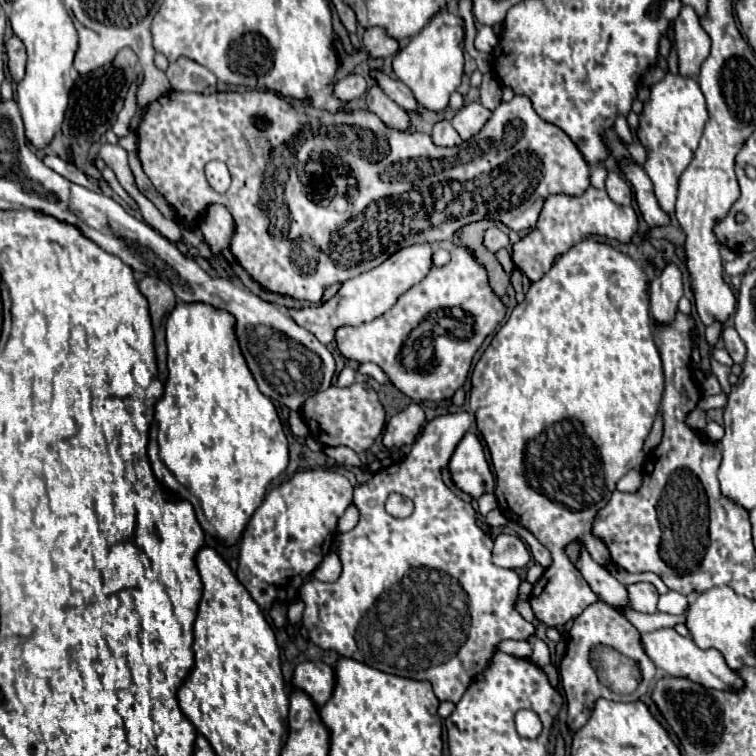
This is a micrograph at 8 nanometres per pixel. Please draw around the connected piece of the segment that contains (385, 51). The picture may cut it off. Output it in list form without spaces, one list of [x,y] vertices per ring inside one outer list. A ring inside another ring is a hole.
[[[367,28],[363,34],[363,46],[365,46],[365,52],[369,54],[369,58],[395,56],[399,50],[397,40],[387,36],[385,30],[381,30],[381,28]]]

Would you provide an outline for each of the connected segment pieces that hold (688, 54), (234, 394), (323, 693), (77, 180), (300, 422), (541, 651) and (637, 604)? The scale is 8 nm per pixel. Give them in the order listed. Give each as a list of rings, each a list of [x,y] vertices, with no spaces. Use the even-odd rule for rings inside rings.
[[[683,6],[675,18],[675,46],[679,56],[679,74],[697,78],[703,60],[709,56],[709,36],[701,28],[699,16],[691,6]]]
[[[199,302],[197,304],[177,304],[175,310],[167,318],[165,337],[168,378],[165,383],[165,392],[159,398],[159,402],[155,404],[155,418],[153,418],[151,432],[149,432],[147,456],[149,456],[149,462],[151,462],[153,474],[159,480],[159,484],[163,484],[165,492],[171,494],[171,496],[177,496],[181,500],[191,502],[201,528],[205,532],[209,532],[211,536],[215,536],[217,540],[223,540],[227,546],[231,546],[241,538],[241,532],[249,524],[255,508],[259,508],[259,504],[263,502],[269,482],[287,468],[287,460],[289,460],[287,458],[287,438],[285,438],[285,432],[283,432],[283,426],[281,426],[281,420],[277,416],[277,410],[275,410],[273,402],[259,392],[259,388],[257,388],[257,384],[255,384],[255,380],[253,380],[253,376],[251,376],[251,372],[249,372],[249,368],[245,364],[245,358],[243,358],[243,354],[239,350],[239,344],[237,344],[237,338],[235,338],[235,318],[229,312],[217,310],[217,308],[209,306],[209,304],[199,304]]]
[[[301,662],[293,674],[293,686],[303,688],[317,706],[323,706],[335,688],[335,670],[321,662]]]
[[[45,156],[42,161],[47,167],[55,170],[55,172],[61,174],[61,176],[67,178],[69,181],[85,188],[89,188],[94,192],[101,193],[100,188],[91,184],[91,181],[87,178],[87,176],[74,164],[54,156]]]
[[[299,412],[289,414],[289,428],[291,428],[293,436],[299,436],[299,438],[307,438],[307,434],[309,434],[307,424],[305,424],[305,420],[303,420],[303,416]]]
[[[531,636],[531,638],[527,638],[527,642],[533,646],[533,654],[531,654],[531,660],[539,666],[539,668],[543,668],[543,666],[547,666],[549,662],[551,662],[551,658],[549,658],[549,648],[543,648],[545,644],[537,638],[537,636]]]
[[[631,584],[627,586],[629,590],[629,600],[633,610],[643,612],[643,614],[655,614],[657,612],[657,598],[659,592],[653,584]]]

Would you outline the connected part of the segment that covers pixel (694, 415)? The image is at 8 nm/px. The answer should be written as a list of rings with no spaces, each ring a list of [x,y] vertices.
[[[695,409],[687,416],[687,425],[695,430],[702,430],[706,427],[706,413],[703,410]]]

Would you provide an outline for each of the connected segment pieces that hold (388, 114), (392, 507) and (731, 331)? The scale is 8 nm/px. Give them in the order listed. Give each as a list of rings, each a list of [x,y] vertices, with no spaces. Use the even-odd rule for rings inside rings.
[[[373,84],[367,92],[367,106],[387,126],[391,126],[395,130],[401,130],[401,132],[409,128],[409,114],[401,106],[397,106],[377,84]]]
[[[392,493],[387,502],[385,502],[385,510],[395,516],[395,518],[407,518],[413,512],[413,504],[409,498],[401,496],[401,494]]]
[[[725,326],[721,338],[723,338],[725,350],[727,350],[729,356],[733,358],[733,362],[735,362],[735,364],[743,364],[743,360],[745,360],[745,344],[743,344],[743,340],[739,338],[739,334],[735,332],[735,328]]]

